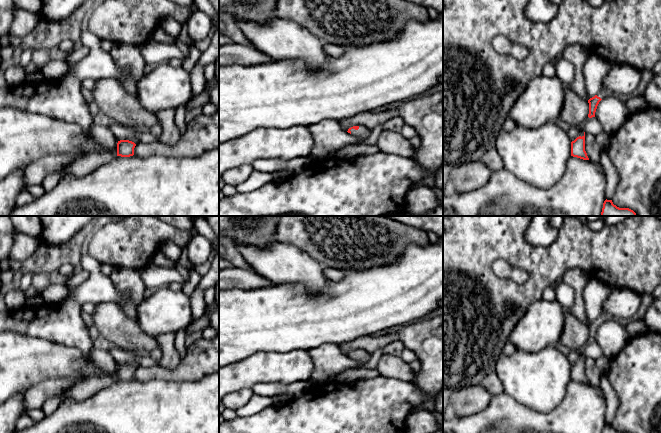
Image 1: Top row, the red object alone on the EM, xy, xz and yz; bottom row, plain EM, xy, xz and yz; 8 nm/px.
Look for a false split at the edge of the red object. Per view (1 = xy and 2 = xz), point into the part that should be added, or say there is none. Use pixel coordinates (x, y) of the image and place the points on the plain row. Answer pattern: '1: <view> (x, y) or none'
1: none
2: xz (363, 356)

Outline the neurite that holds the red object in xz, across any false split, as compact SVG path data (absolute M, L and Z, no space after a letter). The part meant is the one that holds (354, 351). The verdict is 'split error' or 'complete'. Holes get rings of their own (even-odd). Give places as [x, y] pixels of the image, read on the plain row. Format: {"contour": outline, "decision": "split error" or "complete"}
{"contour": "M353 350L347 356L358 362L368 362L371 359L371 354L365 350Z", "decision": "split error"}

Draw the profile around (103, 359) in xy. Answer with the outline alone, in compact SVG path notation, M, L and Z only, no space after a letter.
M92 349L90 351L92 360L102 369L108 372L112 372L117 369L118 364L107 351L100 349Z

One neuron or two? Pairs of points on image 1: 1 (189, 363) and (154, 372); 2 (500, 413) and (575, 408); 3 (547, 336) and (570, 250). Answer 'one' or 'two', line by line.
1: one
2: one
3: two

